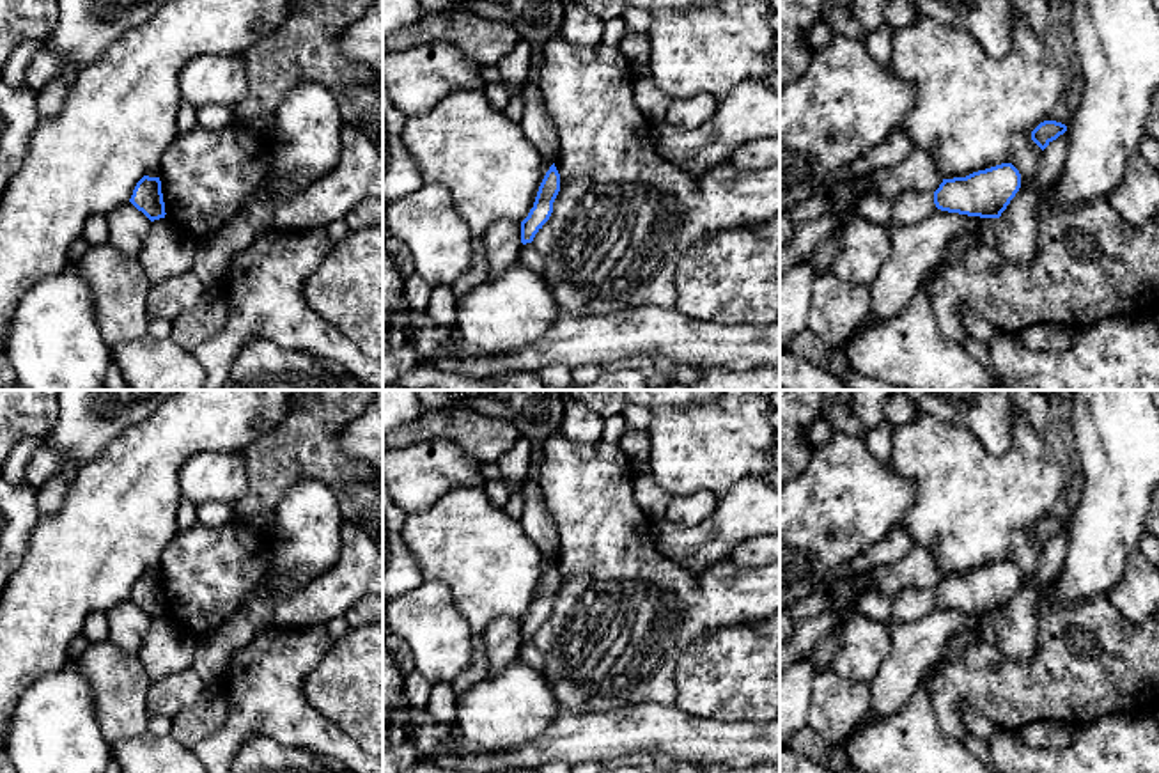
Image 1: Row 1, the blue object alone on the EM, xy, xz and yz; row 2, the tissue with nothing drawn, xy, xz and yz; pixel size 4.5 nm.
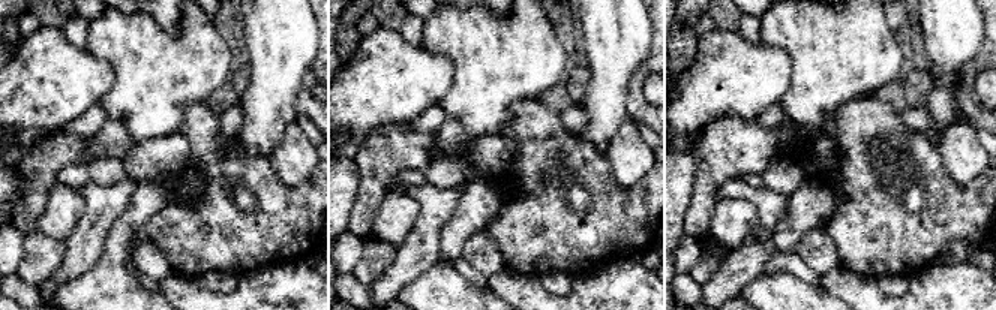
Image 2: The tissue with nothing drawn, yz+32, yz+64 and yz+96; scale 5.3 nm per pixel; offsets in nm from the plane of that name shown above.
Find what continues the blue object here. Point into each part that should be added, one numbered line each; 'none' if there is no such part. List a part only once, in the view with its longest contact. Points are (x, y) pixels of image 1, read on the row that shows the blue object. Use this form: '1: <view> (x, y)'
none

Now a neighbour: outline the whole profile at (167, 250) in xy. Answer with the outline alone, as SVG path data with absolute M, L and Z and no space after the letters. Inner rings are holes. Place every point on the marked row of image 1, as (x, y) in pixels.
M168 218L151 223L138 259L151 285L170 277L193 271L197 241L177 229Z

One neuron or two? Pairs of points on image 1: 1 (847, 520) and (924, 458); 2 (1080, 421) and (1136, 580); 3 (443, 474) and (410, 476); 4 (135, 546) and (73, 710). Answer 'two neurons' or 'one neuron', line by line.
1: two neurons
2: two neurons
3: one neuron
4: two neurons

